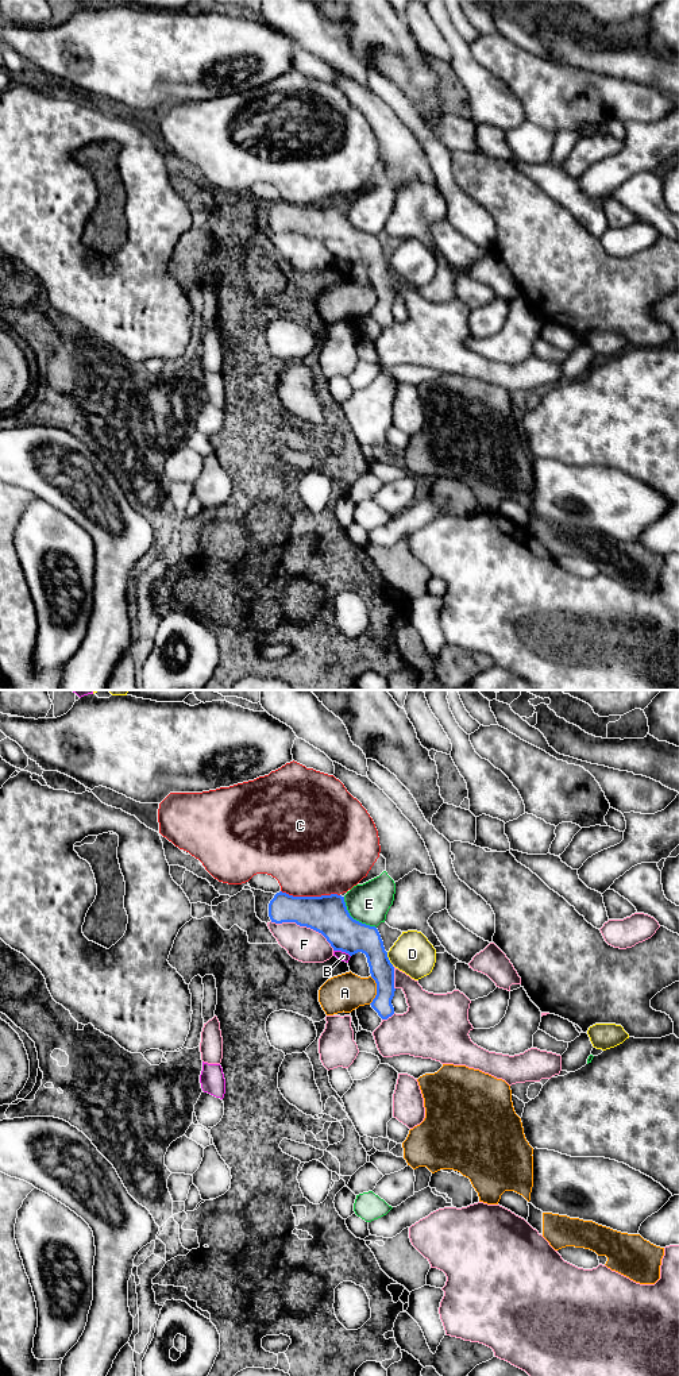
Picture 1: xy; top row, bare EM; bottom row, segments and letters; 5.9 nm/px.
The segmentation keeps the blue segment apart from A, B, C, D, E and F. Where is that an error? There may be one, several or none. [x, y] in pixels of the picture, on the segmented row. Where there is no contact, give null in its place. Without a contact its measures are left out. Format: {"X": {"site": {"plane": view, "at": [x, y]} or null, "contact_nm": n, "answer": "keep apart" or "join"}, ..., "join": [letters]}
{"A": {"site": {"plane": "xy", "at": [377, 990]}, "contact_nm": 170, "answer": "join"}, "B": {"site": {"plane": "xy", "at": [342, 951]}, "contact_nm": 110, "answer": "keep apart"}, "C": {"site": {"plane": "xy", "at": [311, 897]}, "contact_nm": 360, "answer": "keep apart"}, "D": {"site": {"plane": "xy", "at": [388, 959]}, "contact_nm": 90, "answer": "keep apart"}, "E": {"site": {"plane": "xy", "at": [352, 918]}, "contact_nm": 280, "answer": "keep apart"}, "F": {"site": {"plane": "xy", "at": [304, 925]}, "contact_nm": 420, "answer": "keep apart"}, "join": ["A"]}

